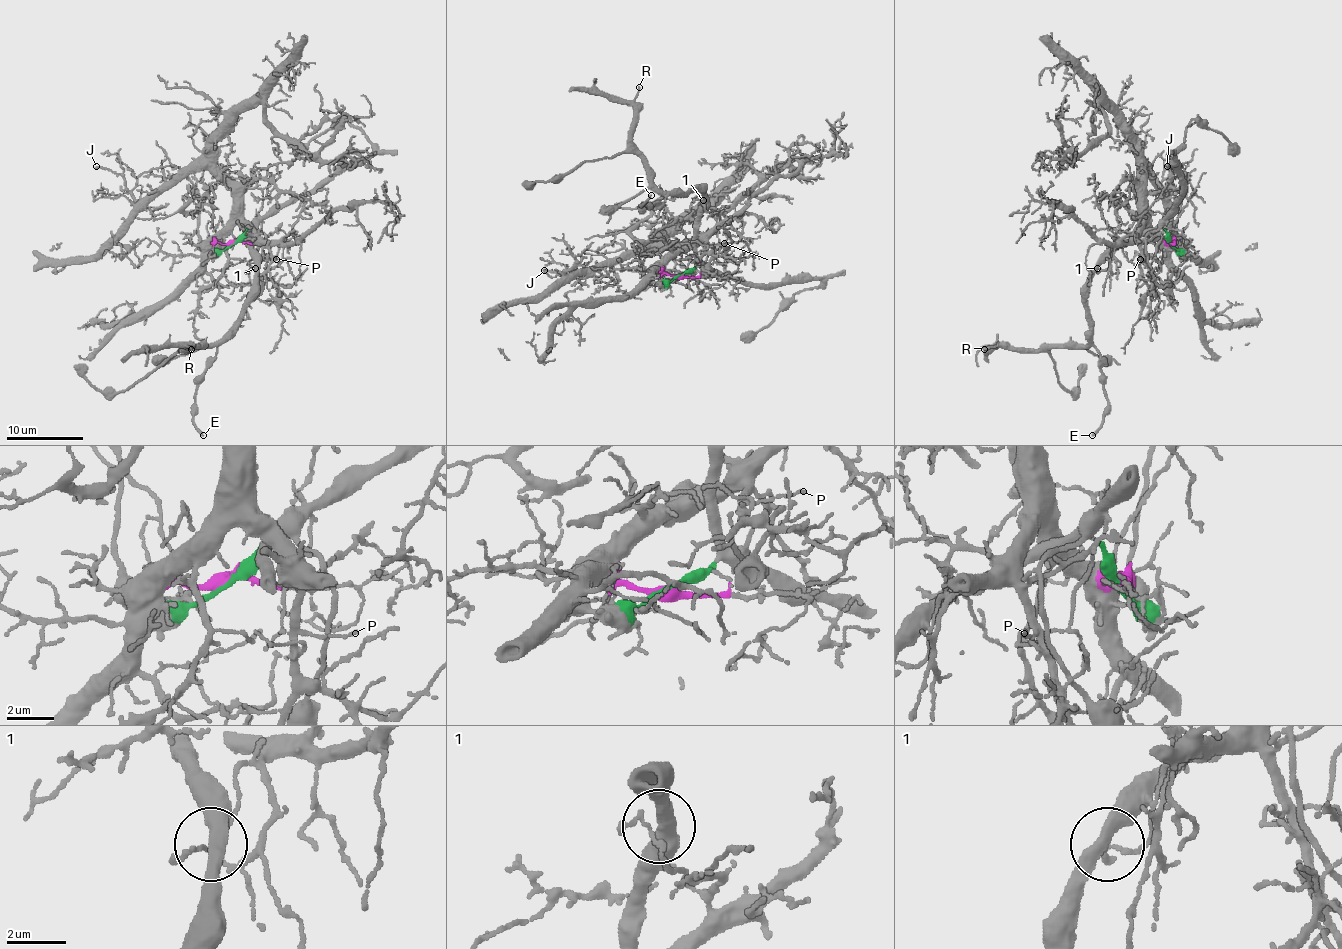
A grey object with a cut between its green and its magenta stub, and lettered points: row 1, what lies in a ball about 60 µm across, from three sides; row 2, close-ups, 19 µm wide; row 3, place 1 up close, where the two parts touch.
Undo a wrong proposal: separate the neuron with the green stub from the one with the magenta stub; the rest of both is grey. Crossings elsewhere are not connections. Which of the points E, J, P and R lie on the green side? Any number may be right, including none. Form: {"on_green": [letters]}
{"on_green": ["E", "R"]}

